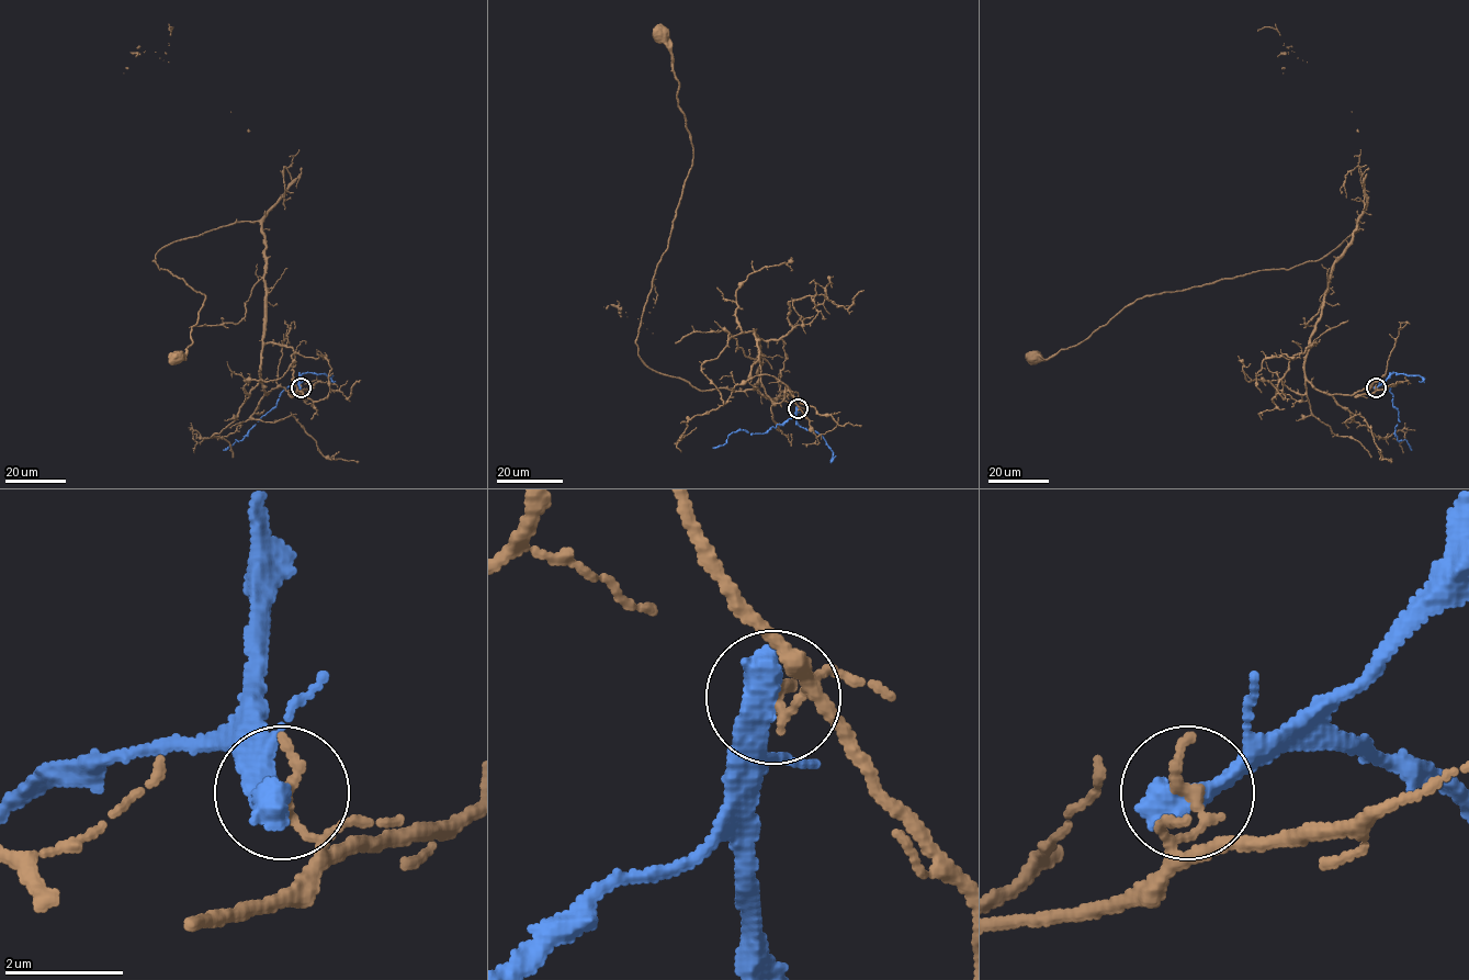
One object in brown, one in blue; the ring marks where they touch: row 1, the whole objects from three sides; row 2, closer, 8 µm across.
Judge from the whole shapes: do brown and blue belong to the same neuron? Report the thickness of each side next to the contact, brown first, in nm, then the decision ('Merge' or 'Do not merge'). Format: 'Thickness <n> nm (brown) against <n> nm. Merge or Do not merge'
Thickness 200 nm (brown) against 600 nm. Do not merge

